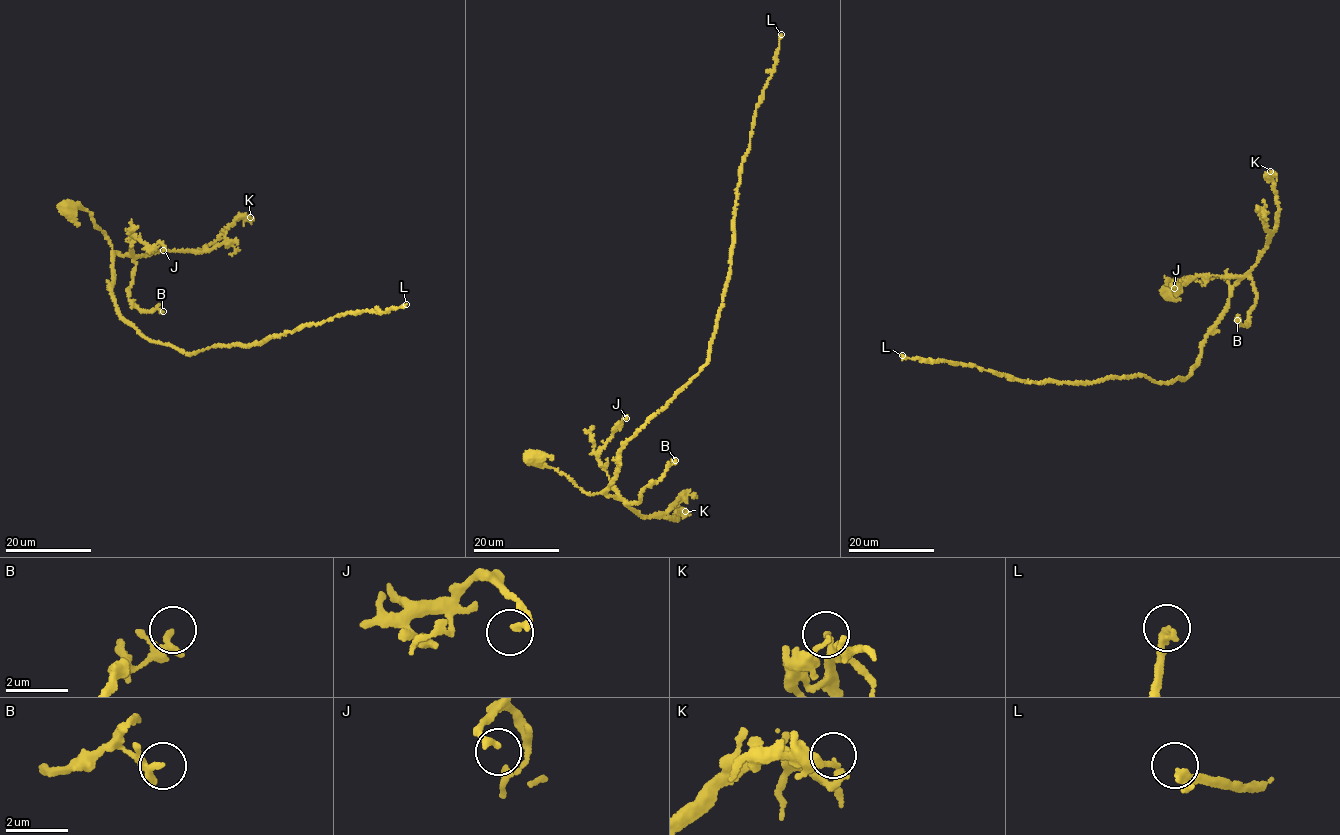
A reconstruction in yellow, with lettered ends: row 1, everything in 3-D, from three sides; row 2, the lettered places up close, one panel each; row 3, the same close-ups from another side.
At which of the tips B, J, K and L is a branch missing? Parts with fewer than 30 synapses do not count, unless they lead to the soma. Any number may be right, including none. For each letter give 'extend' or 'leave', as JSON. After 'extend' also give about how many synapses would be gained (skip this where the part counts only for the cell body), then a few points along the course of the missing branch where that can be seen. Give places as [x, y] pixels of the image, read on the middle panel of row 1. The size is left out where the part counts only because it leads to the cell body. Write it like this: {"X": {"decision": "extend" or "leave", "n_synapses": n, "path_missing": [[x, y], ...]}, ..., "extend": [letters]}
{"B": {"decision": "leave"}, "J": {"decision": "leave"}, "K": {"decision": "leave"}, "L": {"decision": "extend", "n_synapses": 300}, "extend": ["L"]}

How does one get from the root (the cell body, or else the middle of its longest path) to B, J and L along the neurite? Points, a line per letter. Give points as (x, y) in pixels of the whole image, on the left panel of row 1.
B: (66, 208), (90, 211), (113, 252), (133, 258), (129, 302), (142, 311), (163, 311)
J: (66, 208), (91, 212), (113, 252), (132, 254), (132, 234), (151, 247), (159, 242), (163, 250)
L: (66, 208), (90, 211), (105, 234), (118, 316), (188, 354), (258, 343), (346, 312), (406, 304)

